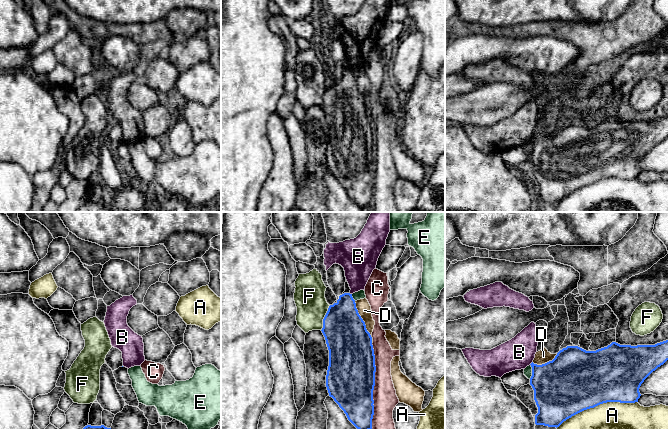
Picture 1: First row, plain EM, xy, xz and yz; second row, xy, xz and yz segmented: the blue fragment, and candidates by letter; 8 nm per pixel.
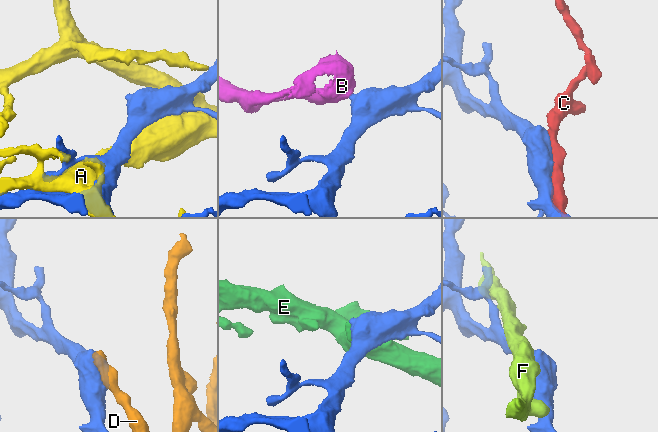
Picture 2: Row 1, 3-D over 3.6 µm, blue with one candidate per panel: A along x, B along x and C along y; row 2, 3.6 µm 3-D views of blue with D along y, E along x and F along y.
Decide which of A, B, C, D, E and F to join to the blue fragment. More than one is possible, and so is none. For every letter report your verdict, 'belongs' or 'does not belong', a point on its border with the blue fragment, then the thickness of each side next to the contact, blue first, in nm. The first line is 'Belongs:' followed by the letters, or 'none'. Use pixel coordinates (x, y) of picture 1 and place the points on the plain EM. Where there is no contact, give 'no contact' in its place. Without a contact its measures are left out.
Belongs: none
A: does not belong; contact yz (596, 181); calibres 480 and 480 nm
B: does not belong; contact yz (531, 139); calibres 360 and 260 nm
C: does not belong; contact xz (374, 161); calibres 400 and 190 nm
D: does not belong; contact xz (364, 98); calibres 360 and 110 nm
E: does not belong; contact yz (532, 147); calibres 420 and 60 nm
F: does not belong; contact xz (324, 94); calibres 340 and 240 nm

